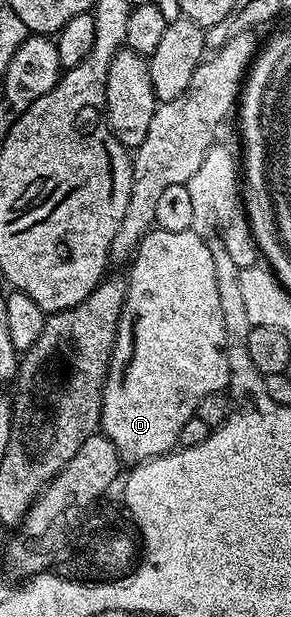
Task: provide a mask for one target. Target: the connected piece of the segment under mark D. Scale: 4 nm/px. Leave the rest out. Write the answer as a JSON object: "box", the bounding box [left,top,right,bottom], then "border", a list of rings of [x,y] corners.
{"box":[100,228,230,463],"border":[[[153,228],[142,236],[129,262],[130,277],[128,276],[126,289],[126,304],[122,307],[122,314],[118,320],[118,340],[114,342],[114,351],[110,359],[110,370],[106,373],[106,382],[102,384],[102,419],[100,432],[103,437],[113,443],[123,462],[137,463],[149,461],[152,457],[159,457],[171,452],[178,445],[180,431],[184,423],[192,419],[198,412],[200,399],[204,395],[223,392],[230,384],[230,368],[226,354],[226,332],[224,331],[224,311],[220,311],[220,294],[216,292],[216,267],[212,267],[212,255],[206,246],[206,237],[195,233],[193,229],[184,231],[164,231]]]}

